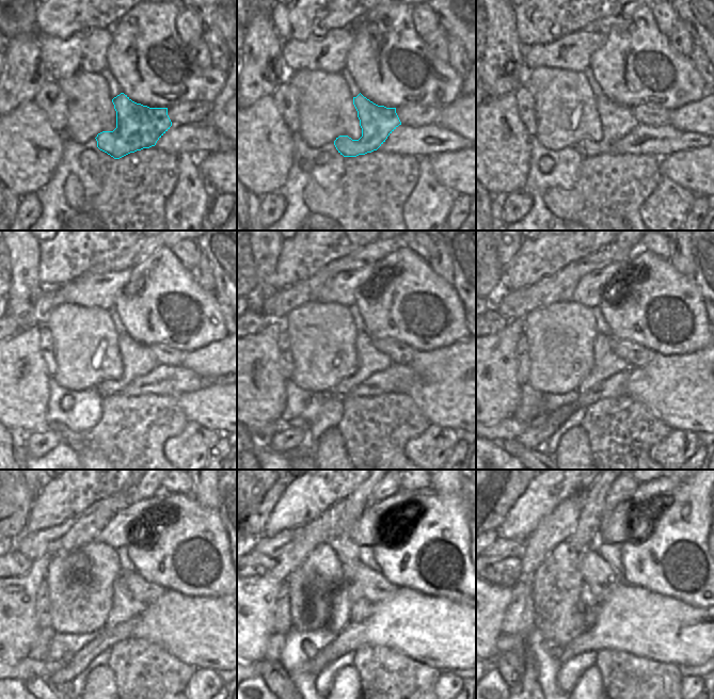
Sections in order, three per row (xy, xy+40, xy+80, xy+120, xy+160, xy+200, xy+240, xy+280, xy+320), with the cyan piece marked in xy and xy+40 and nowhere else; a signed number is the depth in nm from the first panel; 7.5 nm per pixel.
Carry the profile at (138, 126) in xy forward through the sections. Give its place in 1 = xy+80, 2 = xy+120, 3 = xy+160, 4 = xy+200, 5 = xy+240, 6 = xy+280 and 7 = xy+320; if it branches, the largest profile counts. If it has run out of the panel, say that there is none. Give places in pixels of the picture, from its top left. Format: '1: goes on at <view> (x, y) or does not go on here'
1: goes on at xy+80 (617, 122)
2: goes on at xy+120 (138, 360)
3: goes on at xy+160 (370, 361)
4: goes on at xy+200 (606, 363)
5: goes on at xy+240 (125, 606)
6: goes on at xy+280 (361, 608)
7: goes on at xy+320 (587, 598)

